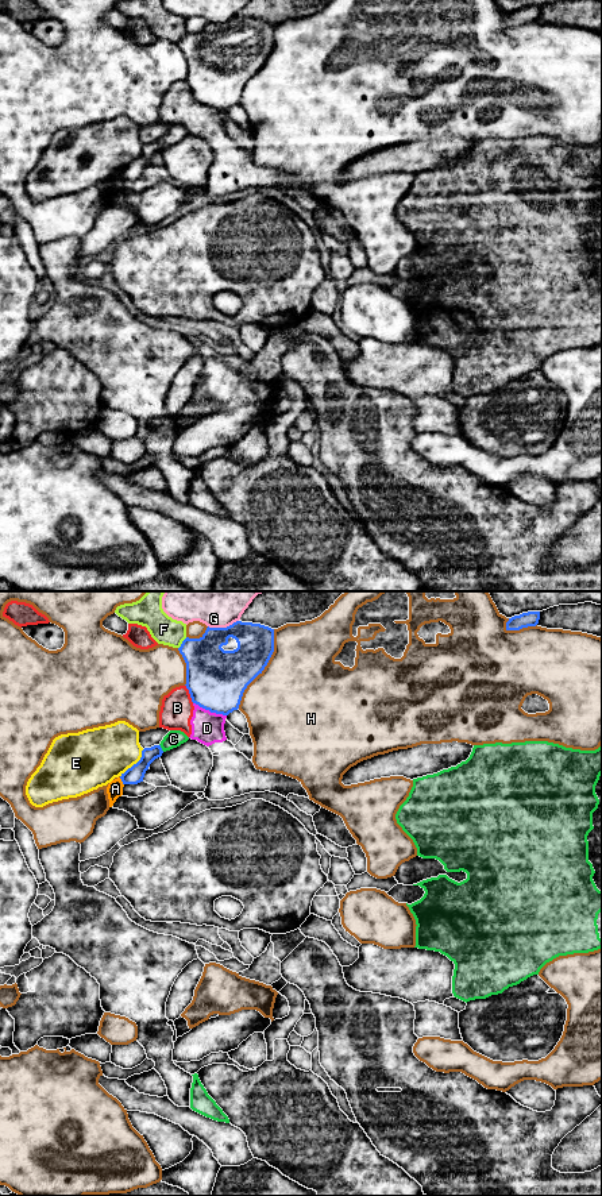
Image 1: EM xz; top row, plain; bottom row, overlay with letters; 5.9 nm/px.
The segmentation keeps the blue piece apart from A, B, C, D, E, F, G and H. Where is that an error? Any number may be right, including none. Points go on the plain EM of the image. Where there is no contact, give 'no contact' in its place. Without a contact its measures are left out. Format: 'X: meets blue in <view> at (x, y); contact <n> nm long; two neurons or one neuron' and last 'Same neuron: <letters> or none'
A: meets blue in xz at (122, 176); contact 50 nm long; two neurons
B: meets blue in xz at (189, 88); contact 120 nm long; two neurons
C: meets blue in xz at (161, 143); contact 50 nm long; two neurons
D: meets blue in xz at (209, 105); contact 220 nm long; two neurons
E: meets blue in xz at (134, 159); contact 220 nm long; two neurons
F: meets blue in xz at (182, 38); contact 90 nm long; two neurons
G: meets blue in xz at (223, 23); contact 190 nm long; two neurons
H: meets blue in xz at (263, 64); contact 500 nm long; two neurons
Same neuron: none

